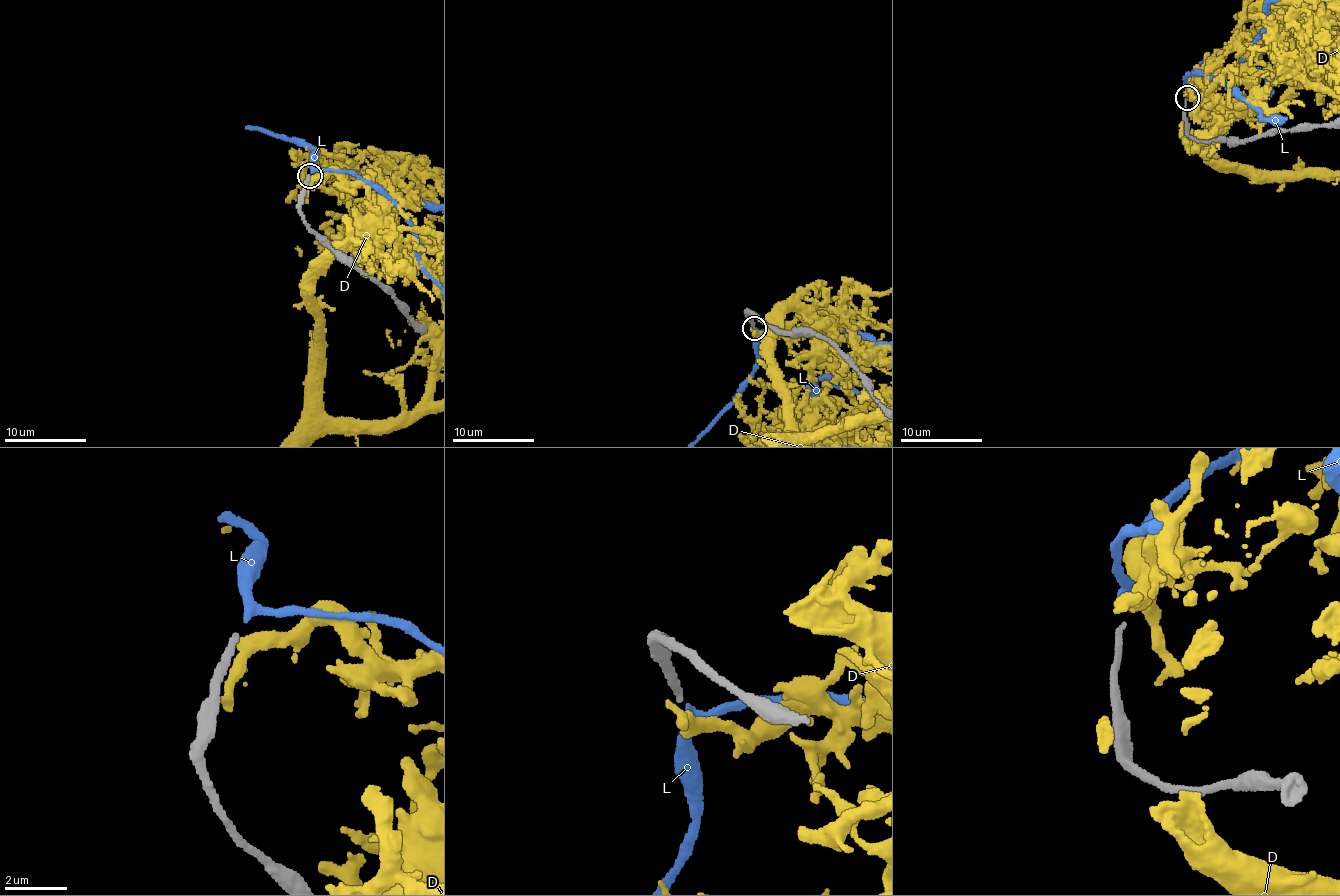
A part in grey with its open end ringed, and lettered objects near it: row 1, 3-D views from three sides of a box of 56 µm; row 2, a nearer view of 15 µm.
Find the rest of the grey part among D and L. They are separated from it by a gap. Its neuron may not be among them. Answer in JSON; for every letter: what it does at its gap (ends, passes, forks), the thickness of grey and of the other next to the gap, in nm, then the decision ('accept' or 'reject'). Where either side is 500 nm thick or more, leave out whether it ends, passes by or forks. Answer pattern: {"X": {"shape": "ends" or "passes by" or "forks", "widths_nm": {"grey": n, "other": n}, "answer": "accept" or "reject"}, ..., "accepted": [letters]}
{"D": {"shape": "passes by", "widths_nm": {"grey": 180, "other": 400}, "answer": "reject"}, "L": {"shape": "passes by", "widths_nm": {"grey": 180, "other": 240}, "answer": "accept"}, "accepted": ["L"]}

